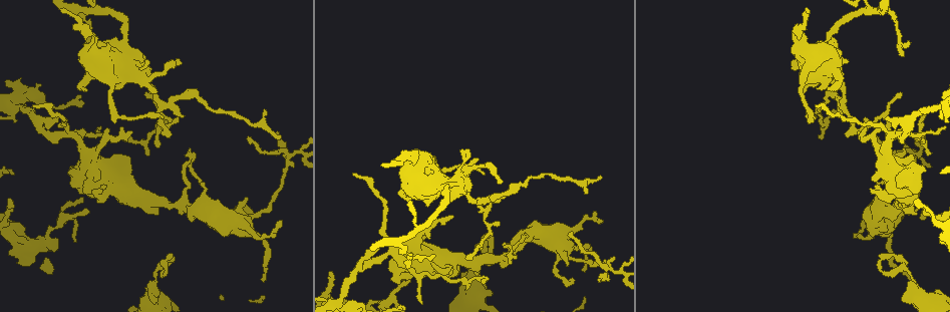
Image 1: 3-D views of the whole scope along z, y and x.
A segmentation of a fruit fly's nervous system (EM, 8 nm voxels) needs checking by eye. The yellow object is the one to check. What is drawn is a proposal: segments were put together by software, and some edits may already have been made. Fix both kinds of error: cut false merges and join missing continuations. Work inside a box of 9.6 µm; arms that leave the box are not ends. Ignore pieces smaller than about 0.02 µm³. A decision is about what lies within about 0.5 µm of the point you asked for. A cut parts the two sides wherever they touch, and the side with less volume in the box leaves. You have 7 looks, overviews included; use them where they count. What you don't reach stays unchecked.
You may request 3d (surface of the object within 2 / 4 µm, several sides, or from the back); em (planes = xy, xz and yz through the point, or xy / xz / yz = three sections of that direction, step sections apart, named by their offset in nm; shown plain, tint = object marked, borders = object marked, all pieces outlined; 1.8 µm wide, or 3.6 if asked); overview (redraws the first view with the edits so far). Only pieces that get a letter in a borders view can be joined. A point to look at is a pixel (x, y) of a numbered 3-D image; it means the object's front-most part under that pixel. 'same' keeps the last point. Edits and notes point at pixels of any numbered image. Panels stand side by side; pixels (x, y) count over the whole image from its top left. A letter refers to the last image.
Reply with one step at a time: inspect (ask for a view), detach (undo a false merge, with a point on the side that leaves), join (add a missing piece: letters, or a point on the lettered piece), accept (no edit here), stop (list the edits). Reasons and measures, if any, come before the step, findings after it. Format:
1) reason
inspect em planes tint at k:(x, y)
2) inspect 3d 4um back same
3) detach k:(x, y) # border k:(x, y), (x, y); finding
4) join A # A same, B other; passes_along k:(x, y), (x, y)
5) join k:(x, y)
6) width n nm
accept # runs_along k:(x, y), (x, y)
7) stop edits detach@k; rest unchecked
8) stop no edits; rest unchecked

thin end
inspect em yz step 8 borders at 1:(928, 156)

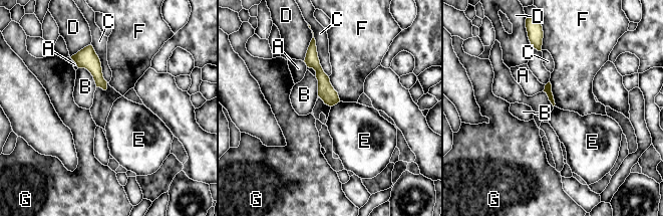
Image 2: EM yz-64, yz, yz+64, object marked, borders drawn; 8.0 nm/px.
longest_contact C 340 nm
accept # A other, B other, C other, D other, E other, F other, G other; runs_along 2:(312, 50), (312, 61), (332, 102); none of them fits

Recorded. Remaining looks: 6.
sudden change in width
inspect 3d 4um at 1:(154, 279)

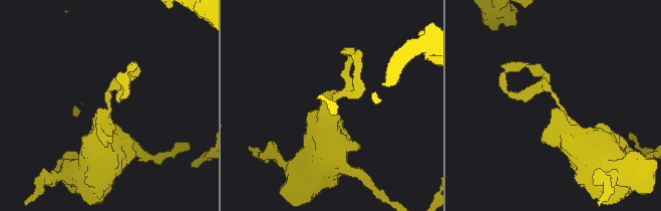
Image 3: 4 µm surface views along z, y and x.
inspect em planes borders at 3:(109, 103)

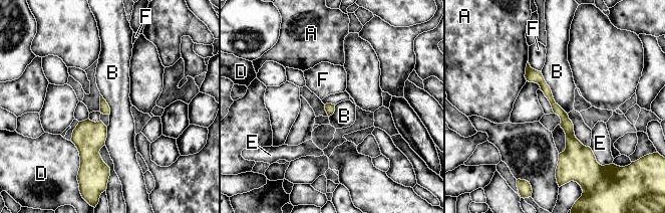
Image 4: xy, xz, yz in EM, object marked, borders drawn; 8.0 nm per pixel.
width 80 nm
accept # A other, B other, D other, E other, F other; runs_along 4:(529, 68), (570, 133), (562, 169); one neuron here

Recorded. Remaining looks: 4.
sharp bend
inspect 3d 4um at 1:(916, 150)

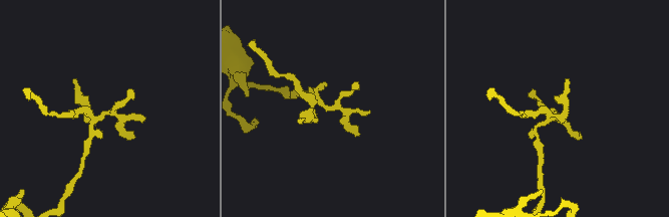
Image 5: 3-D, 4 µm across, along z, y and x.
inspect em xz step 8 tint at 5:(333, 108)

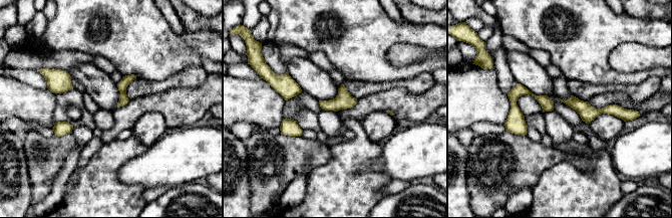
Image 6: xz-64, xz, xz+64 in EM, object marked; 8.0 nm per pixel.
inspect em xz step 8 borders same

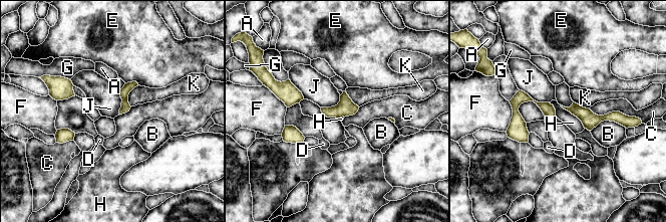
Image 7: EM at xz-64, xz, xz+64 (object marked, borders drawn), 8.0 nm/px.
accept # A other, B other, C other, D other, E other, F other, G other, H other, J other, K other; border 7:(560, 105), (573, 114), (585, 128); all the same neuron

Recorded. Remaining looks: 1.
stop no edits; rest unchecked

